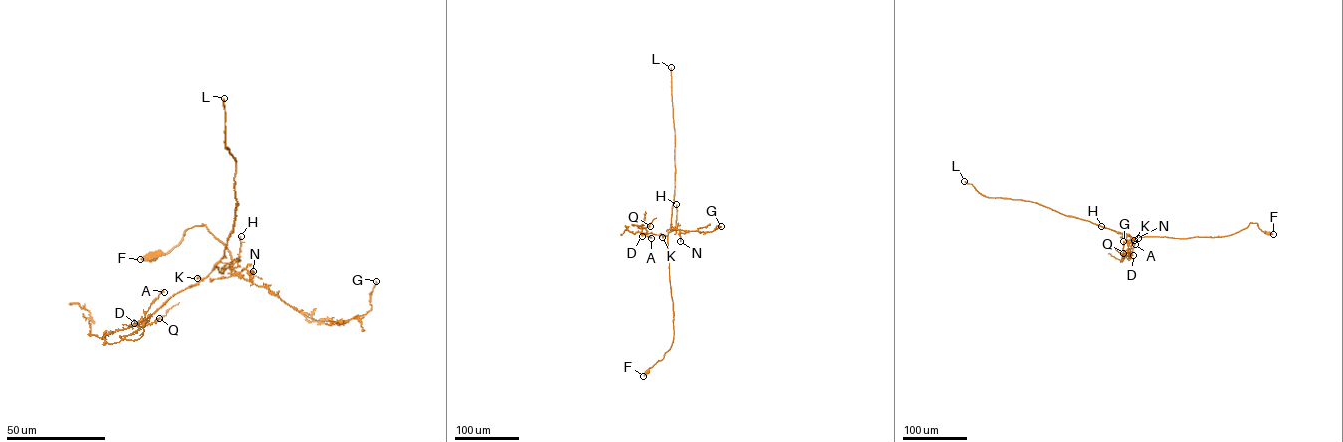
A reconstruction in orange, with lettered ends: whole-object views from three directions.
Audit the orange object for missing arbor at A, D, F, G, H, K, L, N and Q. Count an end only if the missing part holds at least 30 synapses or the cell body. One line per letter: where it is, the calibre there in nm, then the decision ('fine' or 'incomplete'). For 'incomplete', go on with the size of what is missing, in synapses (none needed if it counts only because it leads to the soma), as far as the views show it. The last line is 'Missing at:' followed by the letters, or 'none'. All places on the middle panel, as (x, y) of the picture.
A: (651, 238) | 280 nm | fine
D: (642, 236) | 140 nm | fine
F: (643, 376) | 360 nm | fine
G: (721, 226) | 280 nm | fine
H: (676, 204) | 200 nm | fine
K: (662, 237) | 110 nm | fine
L: (671, 67) | 340 nm | incomplete | 2500 syn
N: (680, 241) | 120 nm | fine
Q: (650, 226) | 100 nm | fine
Missing at: L

